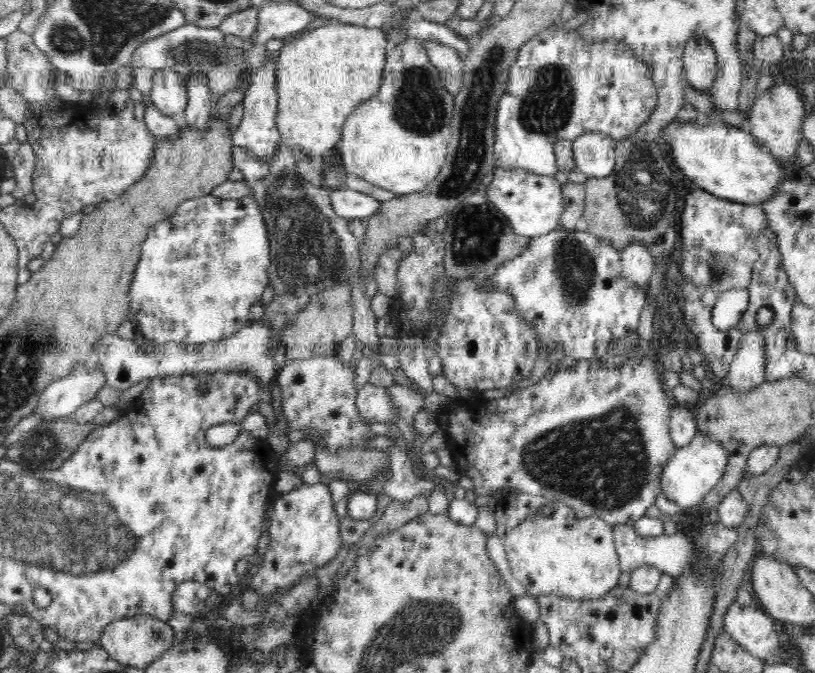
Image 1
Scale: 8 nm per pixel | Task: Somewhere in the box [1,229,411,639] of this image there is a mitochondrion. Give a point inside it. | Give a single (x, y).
(47, 446)

